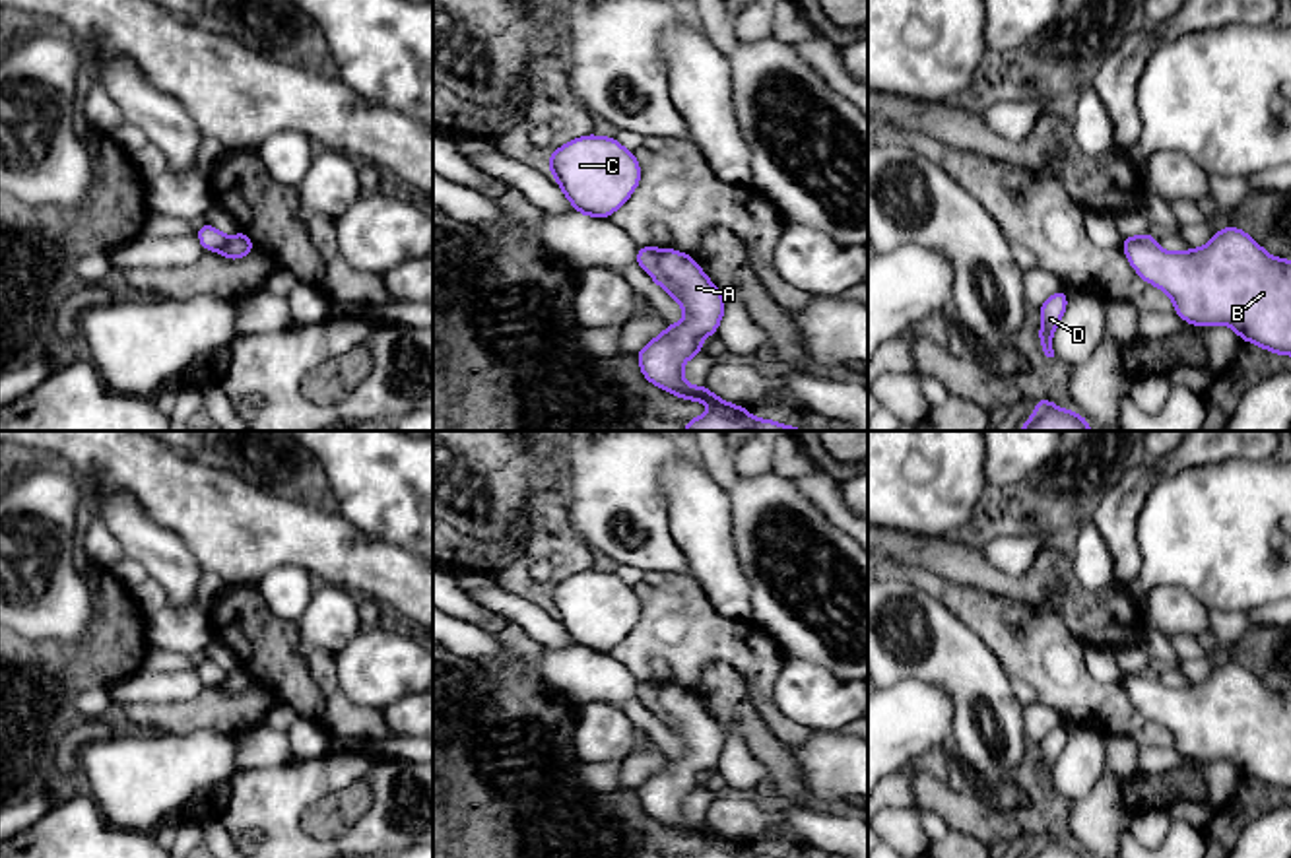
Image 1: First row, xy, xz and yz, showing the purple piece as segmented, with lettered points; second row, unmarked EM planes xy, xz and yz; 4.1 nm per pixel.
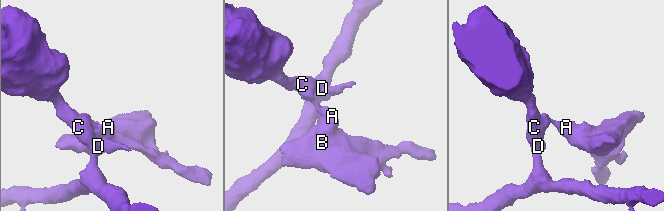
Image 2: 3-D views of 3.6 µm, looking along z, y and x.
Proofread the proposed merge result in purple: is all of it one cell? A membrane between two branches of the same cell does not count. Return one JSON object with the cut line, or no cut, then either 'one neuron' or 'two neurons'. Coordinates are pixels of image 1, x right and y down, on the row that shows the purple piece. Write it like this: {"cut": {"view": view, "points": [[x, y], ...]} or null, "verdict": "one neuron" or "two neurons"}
{"cut": {"view": "xz", "points": [[661, 251], [651, 274]]}, "verdict": "two neurons"}

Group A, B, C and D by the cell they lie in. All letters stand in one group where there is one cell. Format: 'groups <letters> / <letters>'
groups A B / C D

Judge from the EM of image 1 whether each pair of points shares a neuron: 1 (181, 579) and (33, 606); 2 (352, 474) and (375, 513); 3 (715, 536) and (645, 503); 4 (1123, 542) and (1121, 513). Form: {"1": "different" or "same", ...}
{"1": "same", "2": "same", "3": "different", "4": "same"}

